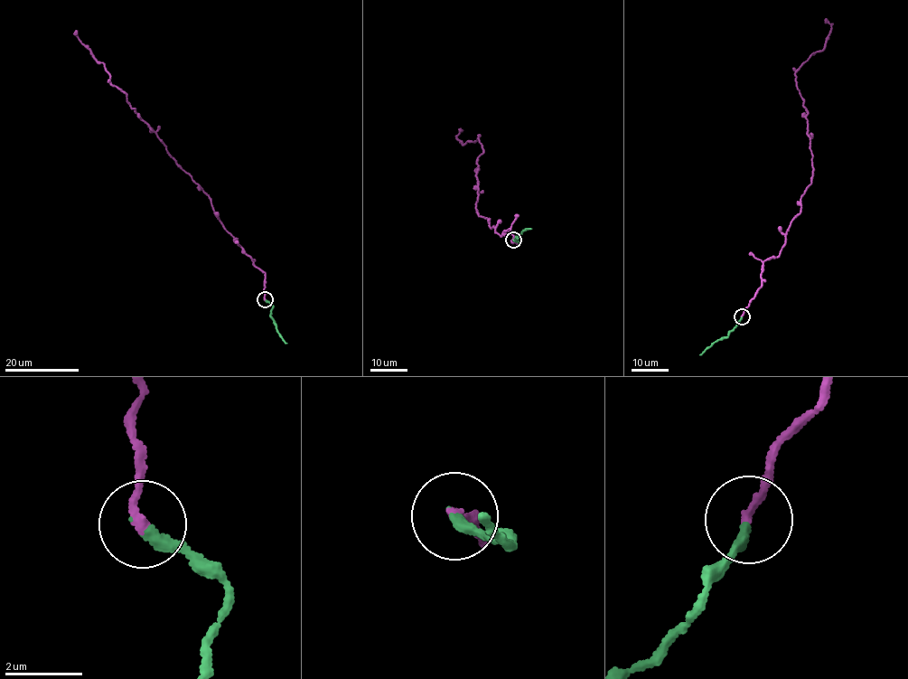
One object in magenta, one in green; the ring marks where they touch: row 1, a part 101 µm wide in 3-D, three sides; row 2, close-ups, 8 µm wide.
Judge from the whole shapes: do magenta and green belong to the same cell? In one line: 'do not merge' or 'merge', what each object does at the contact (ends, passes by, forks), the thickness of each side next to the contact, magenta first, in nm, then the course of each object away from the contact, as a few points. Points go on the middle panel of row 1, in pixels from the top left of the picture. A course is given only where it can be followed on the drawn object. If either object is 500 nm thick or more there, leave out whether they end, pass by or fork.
merge; magenta ends there; green ends there; 220 nm thick on the magenta side, 280 nm on the other; magenta runs (513, 240), (478, 214), (483, 152), (479, 138), (456, 137), (463, 129); green runs (513, 240), (519, 242), (516, 237), (525, 230), (531, 229)

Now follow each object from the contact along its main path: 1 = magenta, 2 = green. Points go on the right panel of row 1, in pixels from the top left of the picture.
1: (741, 316), (812, 179), (795, 73), (823, 49), (831, 28), (825, 19)
2: (741, 316), (728, 335), (718, 339), (700, 355)

